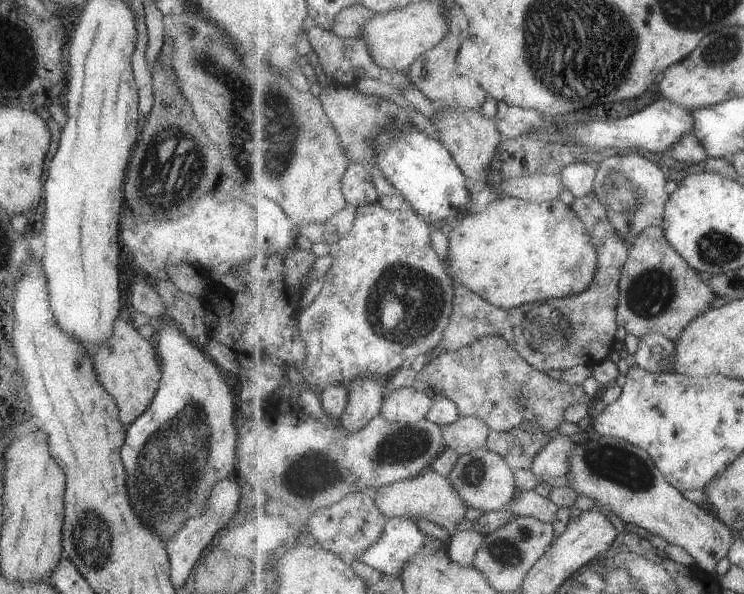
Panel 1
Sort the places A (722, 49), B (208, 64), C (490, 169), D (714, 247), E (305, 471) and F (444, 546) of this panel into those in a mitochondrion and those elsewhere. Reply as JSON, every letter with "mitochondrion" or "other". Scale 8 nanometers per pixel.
{"A":"mitochondrion","B":"mitochondrion","C":"other","D":"mitochondrion","E":"mitochondrion","F":"other"}

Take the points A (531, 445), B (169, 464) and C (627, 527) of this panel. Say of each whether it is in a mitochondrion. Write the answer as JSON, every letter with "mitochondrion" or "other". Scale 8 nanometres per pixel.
{"A":"other","B":"mitochondrion","C":"other"}

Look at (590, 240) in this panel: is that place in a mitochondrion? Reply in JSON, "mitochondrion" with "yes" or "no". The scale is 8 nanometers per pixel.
{"mitochondrion":"no"}

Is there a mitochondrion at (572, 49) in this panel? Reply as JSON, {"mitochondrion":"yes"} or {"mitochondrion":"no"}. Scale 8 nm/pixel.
{"mitochondrion":"yes"}

